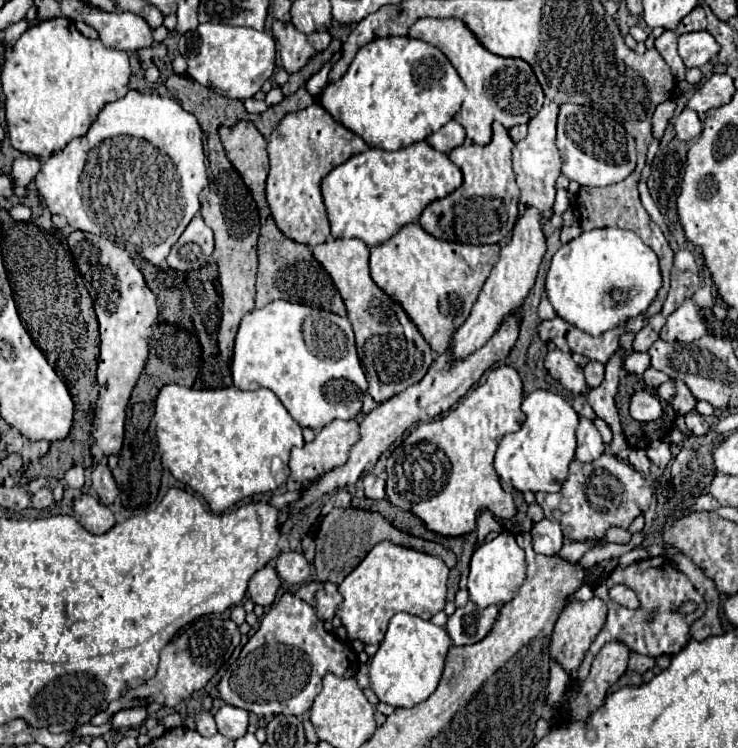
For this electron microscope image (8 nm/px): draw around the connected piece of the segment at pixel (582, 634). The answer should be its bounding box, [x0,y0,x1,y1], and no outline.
[551,597,607,673]

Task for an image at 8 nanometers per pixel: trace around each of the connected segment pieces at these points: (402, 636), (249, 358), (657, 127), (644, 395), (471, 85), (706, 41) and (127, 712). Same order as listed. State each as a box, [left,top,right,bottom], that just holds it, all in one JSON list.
[[369,613,451,707],[231,301,367,431],[653,97,675,139],[629,389,663,423],[409,17,545,145],[679,31,719,69],[113,707,147,727]]

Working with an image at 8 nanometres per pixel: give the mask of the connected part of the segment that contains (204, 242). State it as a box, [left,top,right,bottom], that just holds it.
[167,213,213,271]

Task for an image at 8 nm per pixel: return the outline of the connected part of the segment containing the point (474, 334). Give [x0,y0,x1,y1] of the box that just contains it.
[449,207,547,361]

